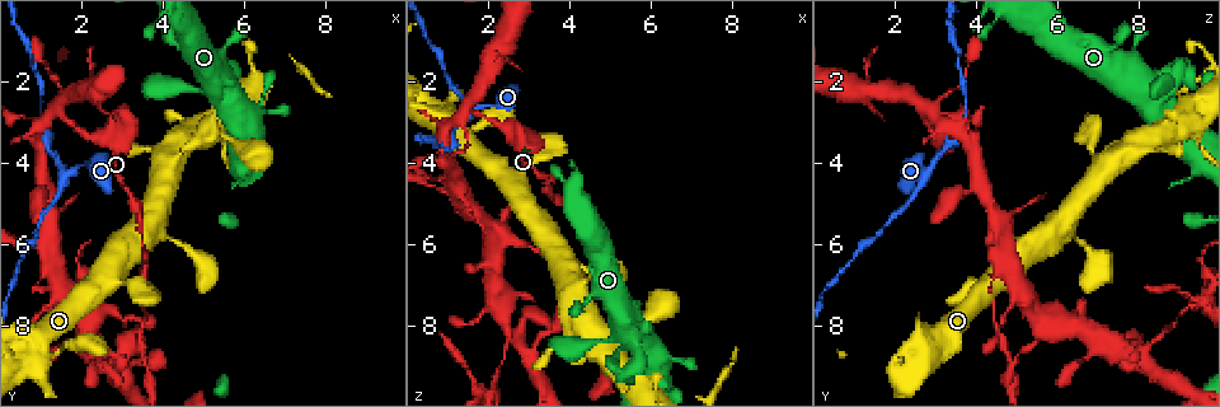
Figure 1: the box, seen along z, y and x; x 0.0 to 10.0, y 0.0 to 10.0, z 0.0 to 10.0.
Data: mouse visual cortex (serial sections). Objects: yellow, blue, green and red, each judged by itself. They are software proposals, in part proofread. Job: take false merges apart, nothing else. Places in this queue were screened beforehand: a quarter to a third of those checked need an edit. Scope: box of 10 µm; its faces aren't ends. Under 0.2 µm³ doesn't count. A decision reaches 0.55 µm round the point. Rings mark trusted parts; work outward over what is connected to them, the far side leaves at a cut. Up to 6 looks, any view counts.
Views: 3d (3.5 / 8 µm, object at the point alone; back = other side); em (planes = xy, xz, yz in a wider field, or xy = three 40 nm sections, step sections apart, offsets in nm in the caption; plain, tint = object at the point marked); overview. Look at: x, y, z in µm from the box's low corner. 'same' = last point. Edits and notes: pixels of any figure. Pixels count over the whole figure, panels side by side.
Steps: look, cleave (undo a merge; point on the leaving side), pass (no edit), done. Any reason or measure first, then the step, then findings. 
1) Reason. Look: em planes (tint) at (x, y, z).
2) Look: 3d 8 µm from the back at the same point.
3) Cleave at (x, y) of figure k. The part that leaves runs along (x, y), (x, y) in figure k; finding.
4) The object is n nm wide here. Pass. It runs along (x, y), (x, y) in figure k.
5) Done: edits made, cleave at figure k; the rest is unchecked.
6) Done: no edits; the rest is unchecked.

Thin neck. Look: 3d 8 µm at (2.75, 2.95, 3.70).

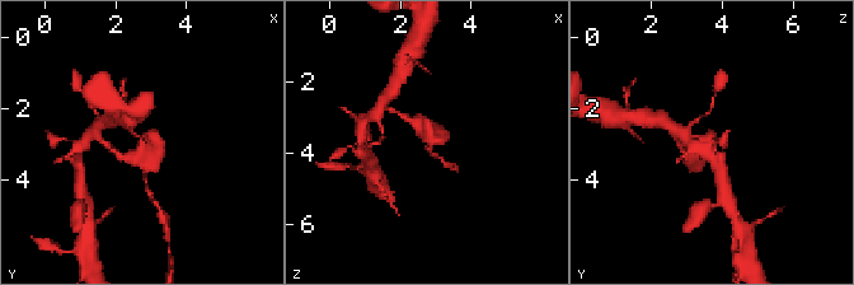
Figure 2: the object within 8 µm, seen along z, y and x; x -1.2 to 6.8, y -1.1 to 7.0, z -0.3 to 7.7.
Zoom in. Look: 3d 3.5 µm at the same point.

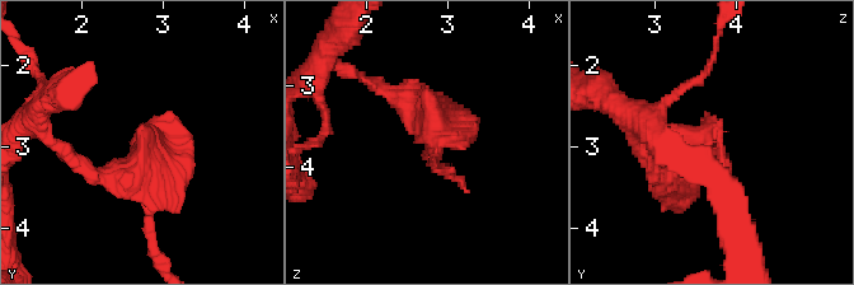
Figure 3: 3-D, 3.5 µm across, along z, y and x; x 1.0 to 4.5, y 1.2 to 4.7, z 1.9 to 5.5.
Look: em xy step 1 (tint) at (2.80, 3.00, 3.75).

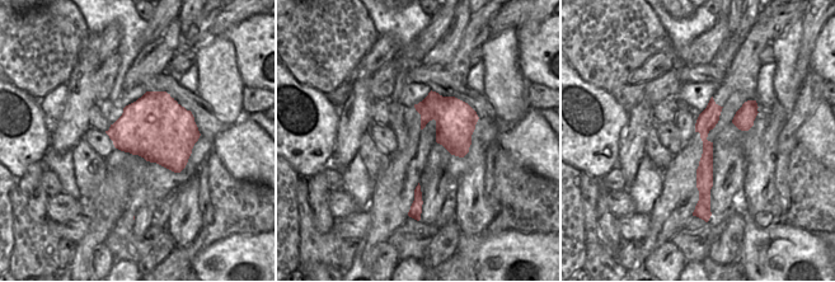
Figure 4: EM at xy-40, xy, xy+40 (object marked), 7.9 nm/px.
Cleave at (165, 158) of figure 3. The part that leaves runs along (146, 146), (131, 177), (73, 158) in figure 3; a second cell is stuck on.

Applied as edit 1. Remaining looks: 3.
Look: overview.

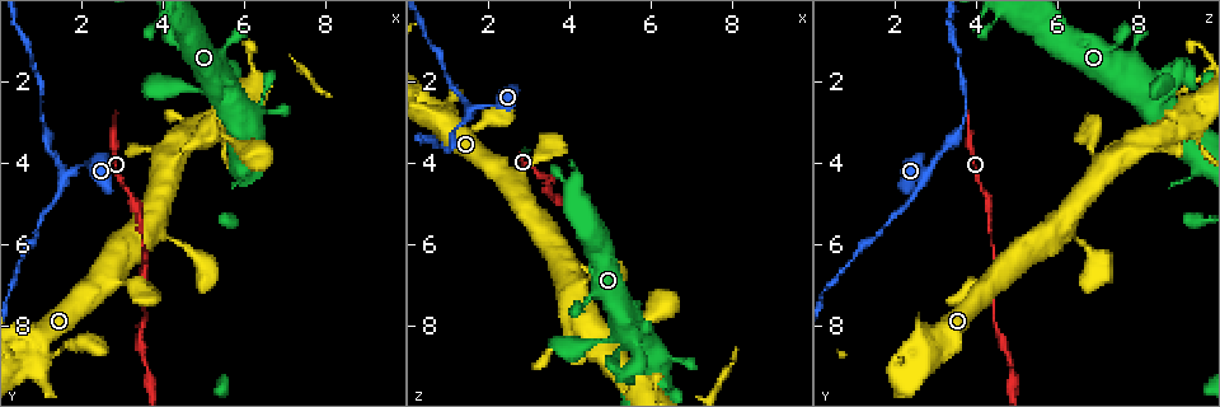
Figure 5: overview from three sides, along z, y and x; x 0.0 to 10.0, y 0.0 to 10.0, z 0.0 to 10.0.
Sharp bend. Look: 3d 3.5 µm at (1.55, 4.30, 2.80).

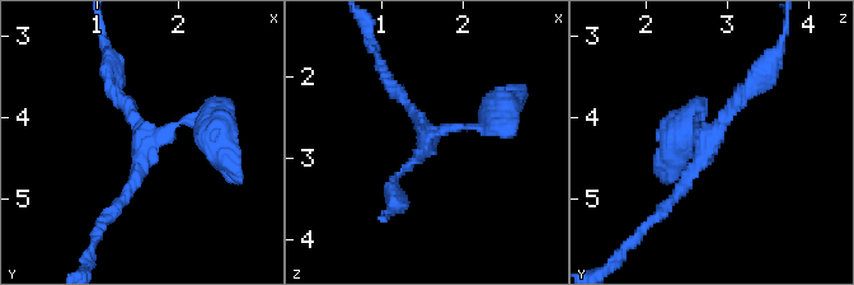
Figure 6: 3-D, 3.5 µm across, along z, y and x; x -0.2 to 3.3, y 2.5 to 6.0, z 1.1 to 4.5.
Look: em planes (tint) at (1.55, 4.30, 2.75).

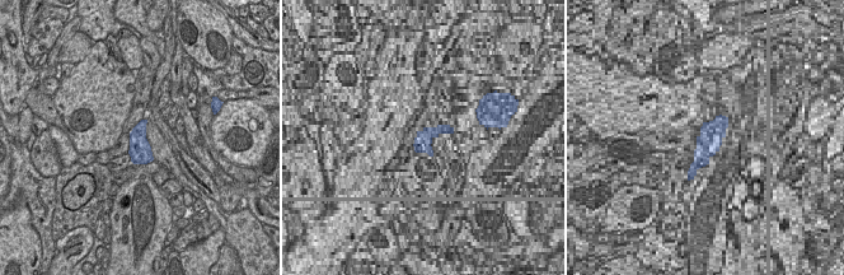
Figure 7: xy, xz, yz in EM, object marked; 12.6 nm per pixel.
Pass. It runs along (497, 115), (431, 134), (392, 186) in figure 6; one cell here.

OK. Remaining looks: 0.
Done: edits made, cleave at figure 3; the rest is unchecked.

